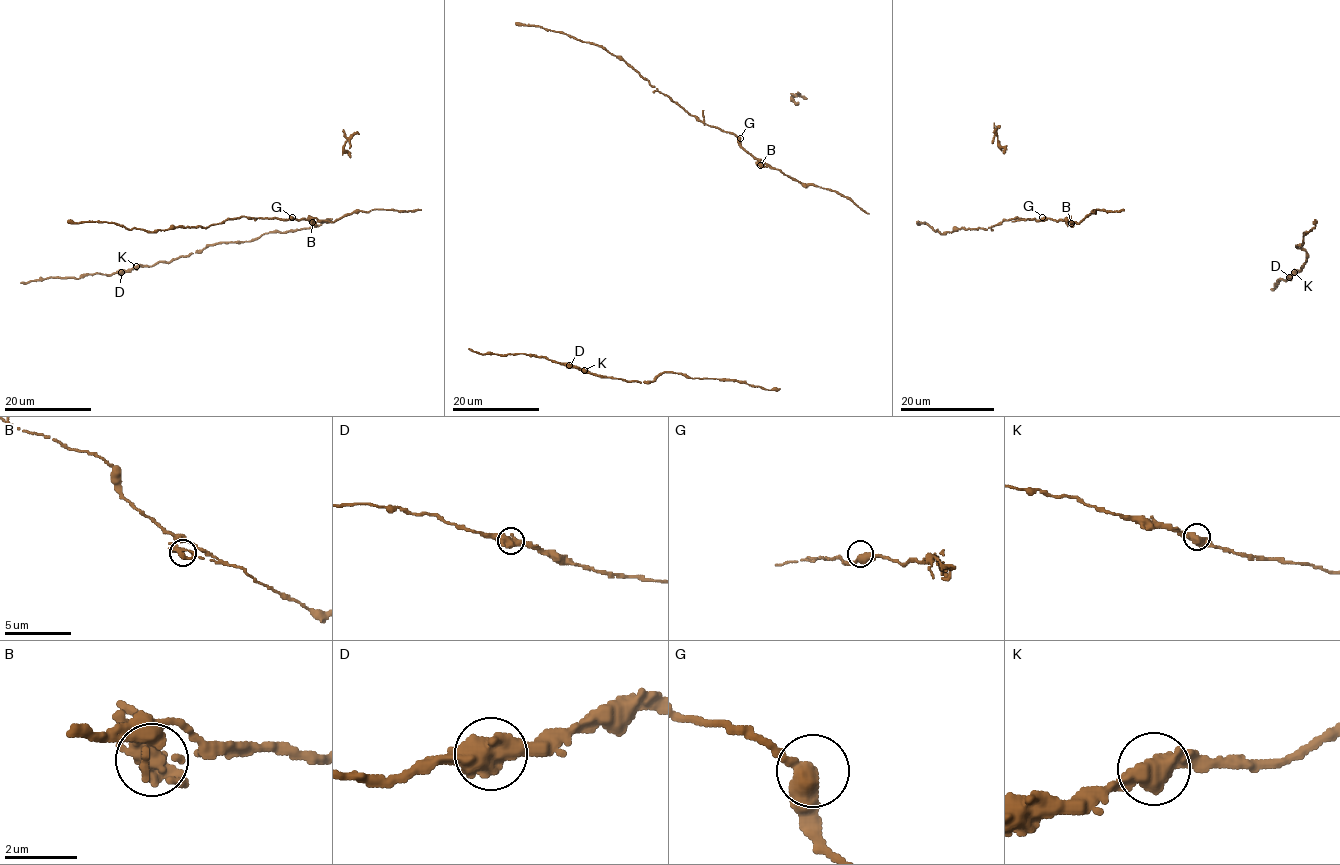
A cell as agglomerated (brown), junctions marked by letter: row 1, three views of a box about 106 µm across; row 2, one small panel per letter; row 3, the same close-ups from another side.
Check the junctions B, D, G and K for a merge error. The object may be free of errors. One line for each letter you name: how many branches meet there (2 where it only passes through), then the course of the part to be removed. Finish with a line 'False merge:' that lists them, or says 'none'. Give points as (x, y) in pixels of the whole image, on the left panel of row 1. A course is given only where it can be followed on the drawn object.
False merge: none

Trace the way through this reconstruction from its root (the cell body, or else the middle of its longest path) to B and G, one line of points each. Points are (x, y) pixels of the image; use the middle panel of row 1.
B: (868, 214), (834, 191), (803, 184), (762, 161), (758, 163), (760, 165)
G: (868, 214), (834, 191), (803, 184), (759, 161), (741, 146), (740, 138)

